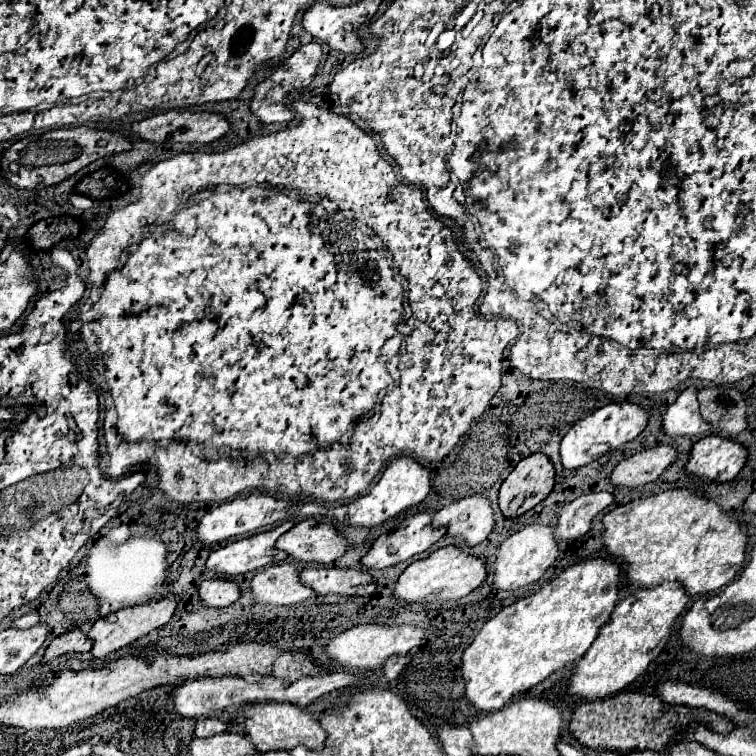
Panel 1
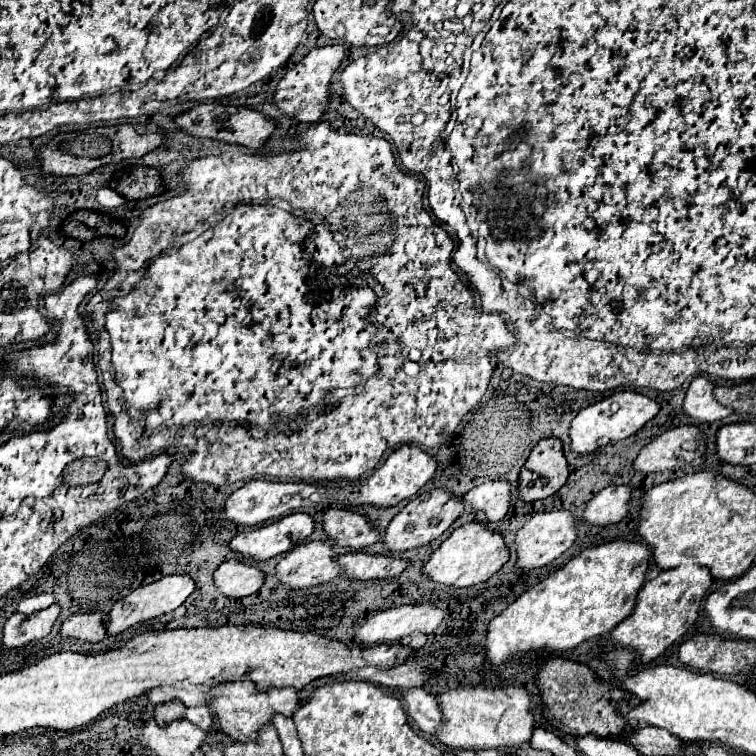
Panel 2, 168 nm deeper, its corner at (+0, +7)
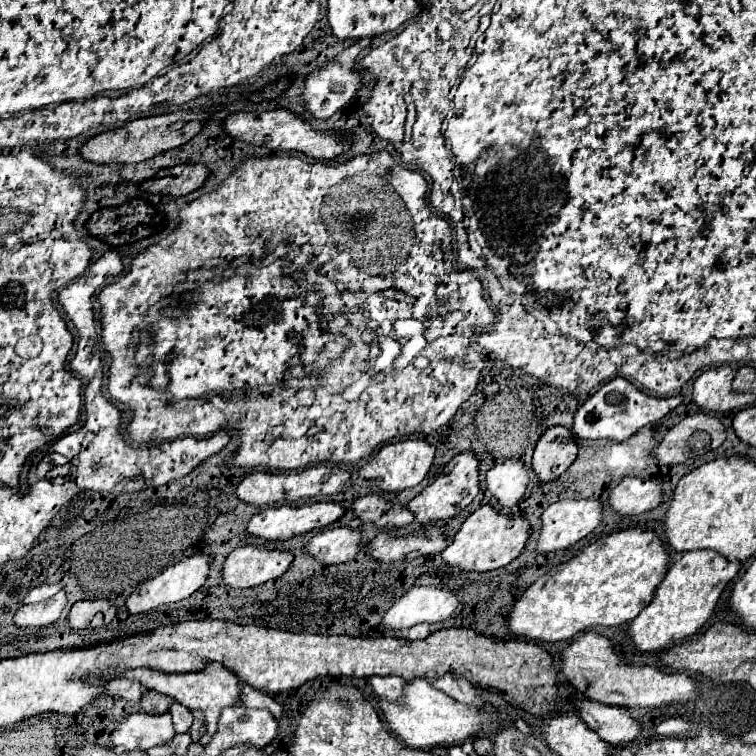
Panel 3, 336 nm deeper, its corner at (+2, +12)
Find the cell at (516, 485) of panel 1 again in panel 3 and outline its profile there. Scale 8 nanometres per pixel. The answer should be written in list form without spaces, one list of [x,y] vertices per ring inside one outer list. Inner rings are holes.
[[[563,426],[545,430],[533,452],[533,472],[539,482],[557,480],[575,460],[577,442],[573,432]]]

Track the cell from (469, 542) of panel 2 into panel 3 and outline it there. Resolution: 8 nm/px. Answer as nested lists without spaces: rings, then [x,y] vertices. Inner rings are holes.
[[[481,506],[475,510],[459,528],[453,542],[441,552],[441,560],[447,566],[465,570],[465,572],[487,572],[507,566],[515,560],[525,548],[529,536],[529,524],[521,516],[505,516],[493,510],[491,506]]]

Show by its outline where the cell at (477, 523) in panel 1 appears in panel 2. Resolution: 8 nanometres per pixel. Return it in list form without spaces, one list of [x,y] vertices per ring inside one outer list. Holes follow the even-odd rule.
[[[485,481],[479,487],[471,489],[463,499],[463,503],[471,503],[473,509],[485,511],[487,521],[501,521],[511,505],[511,483],[509,481]]]

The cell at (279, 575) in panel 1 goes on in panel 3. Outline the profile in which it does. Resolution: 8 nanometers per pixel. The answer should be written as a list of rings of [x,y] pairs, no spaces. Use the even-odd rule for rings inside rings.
[[[341,526],[325,528],[309,540],[309,544],[305,546],[305,554],[321,562],[323,566],[343,564],[347,560],[353,560],[353,556],[359,552],[359,542],[361,542],[359,530]]]

